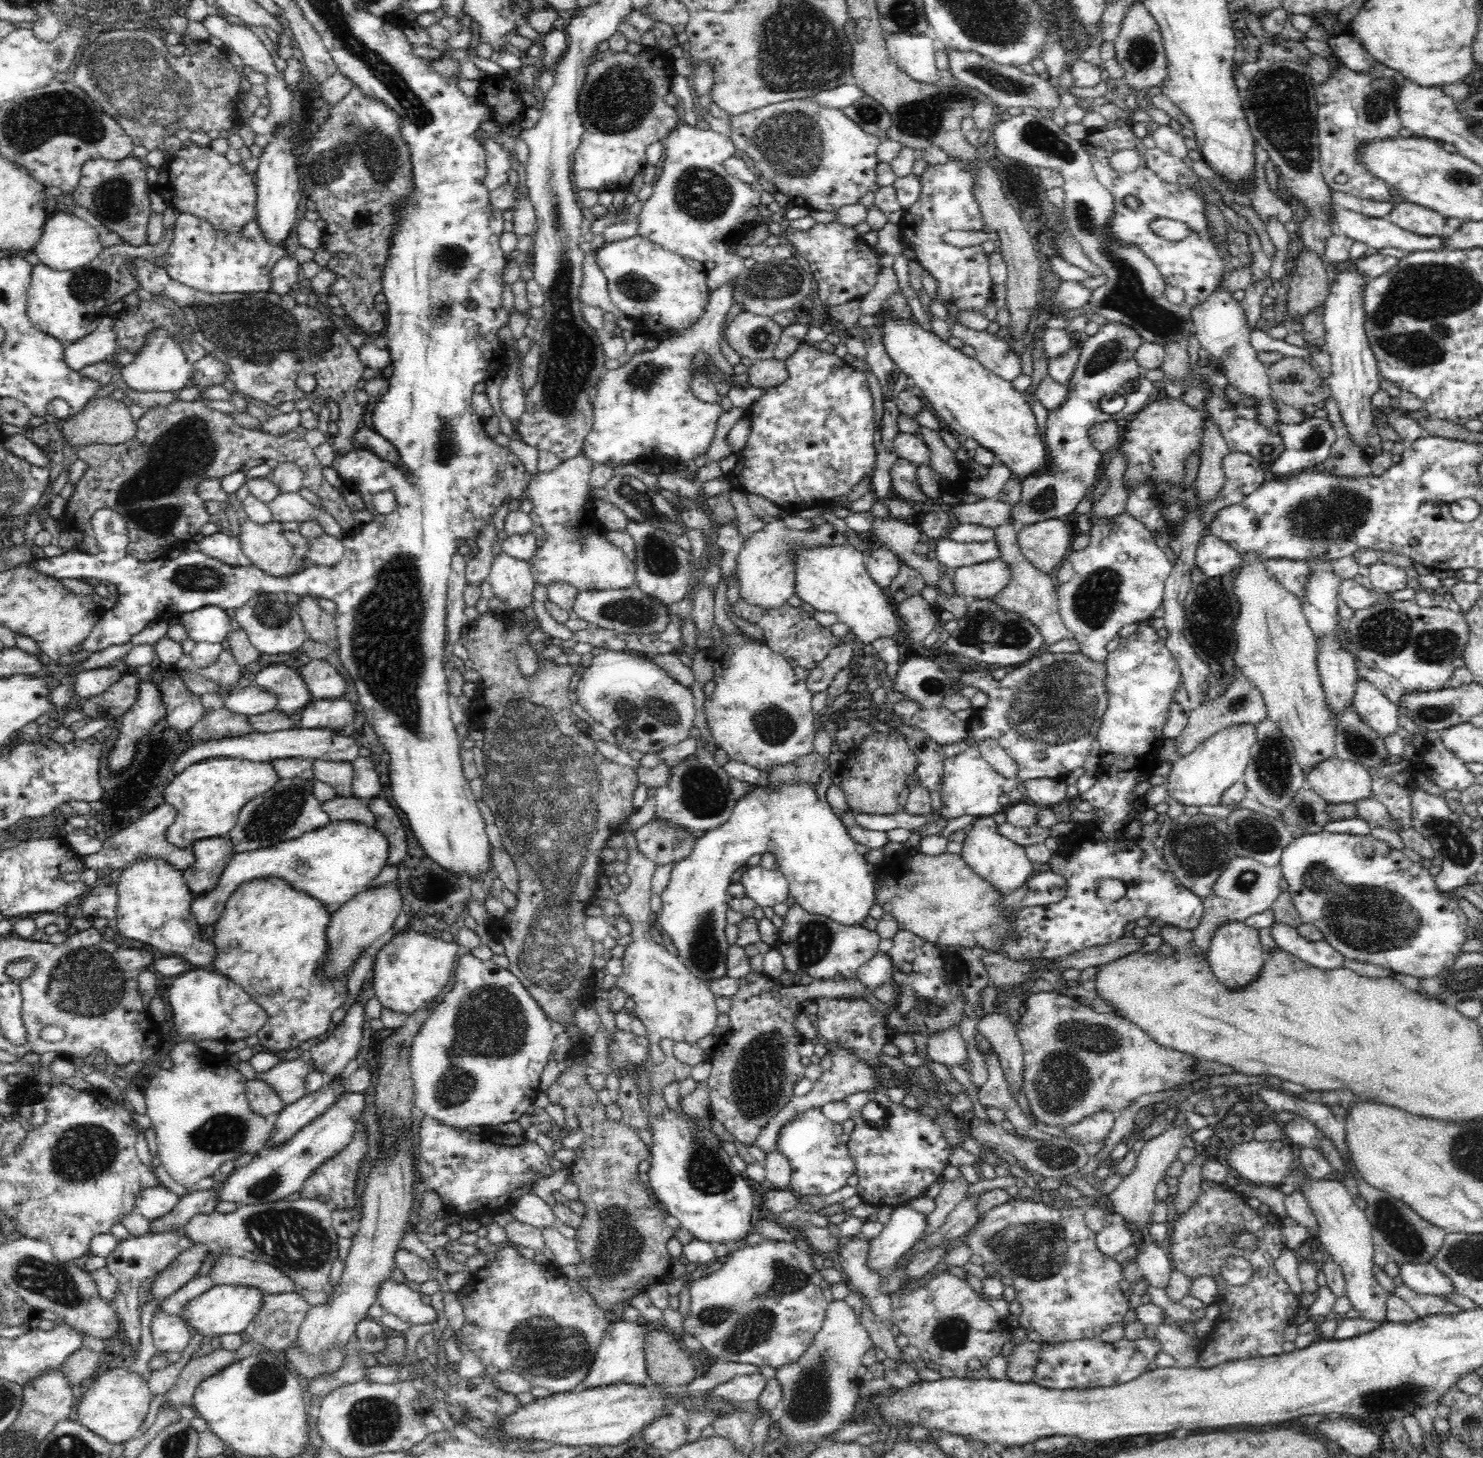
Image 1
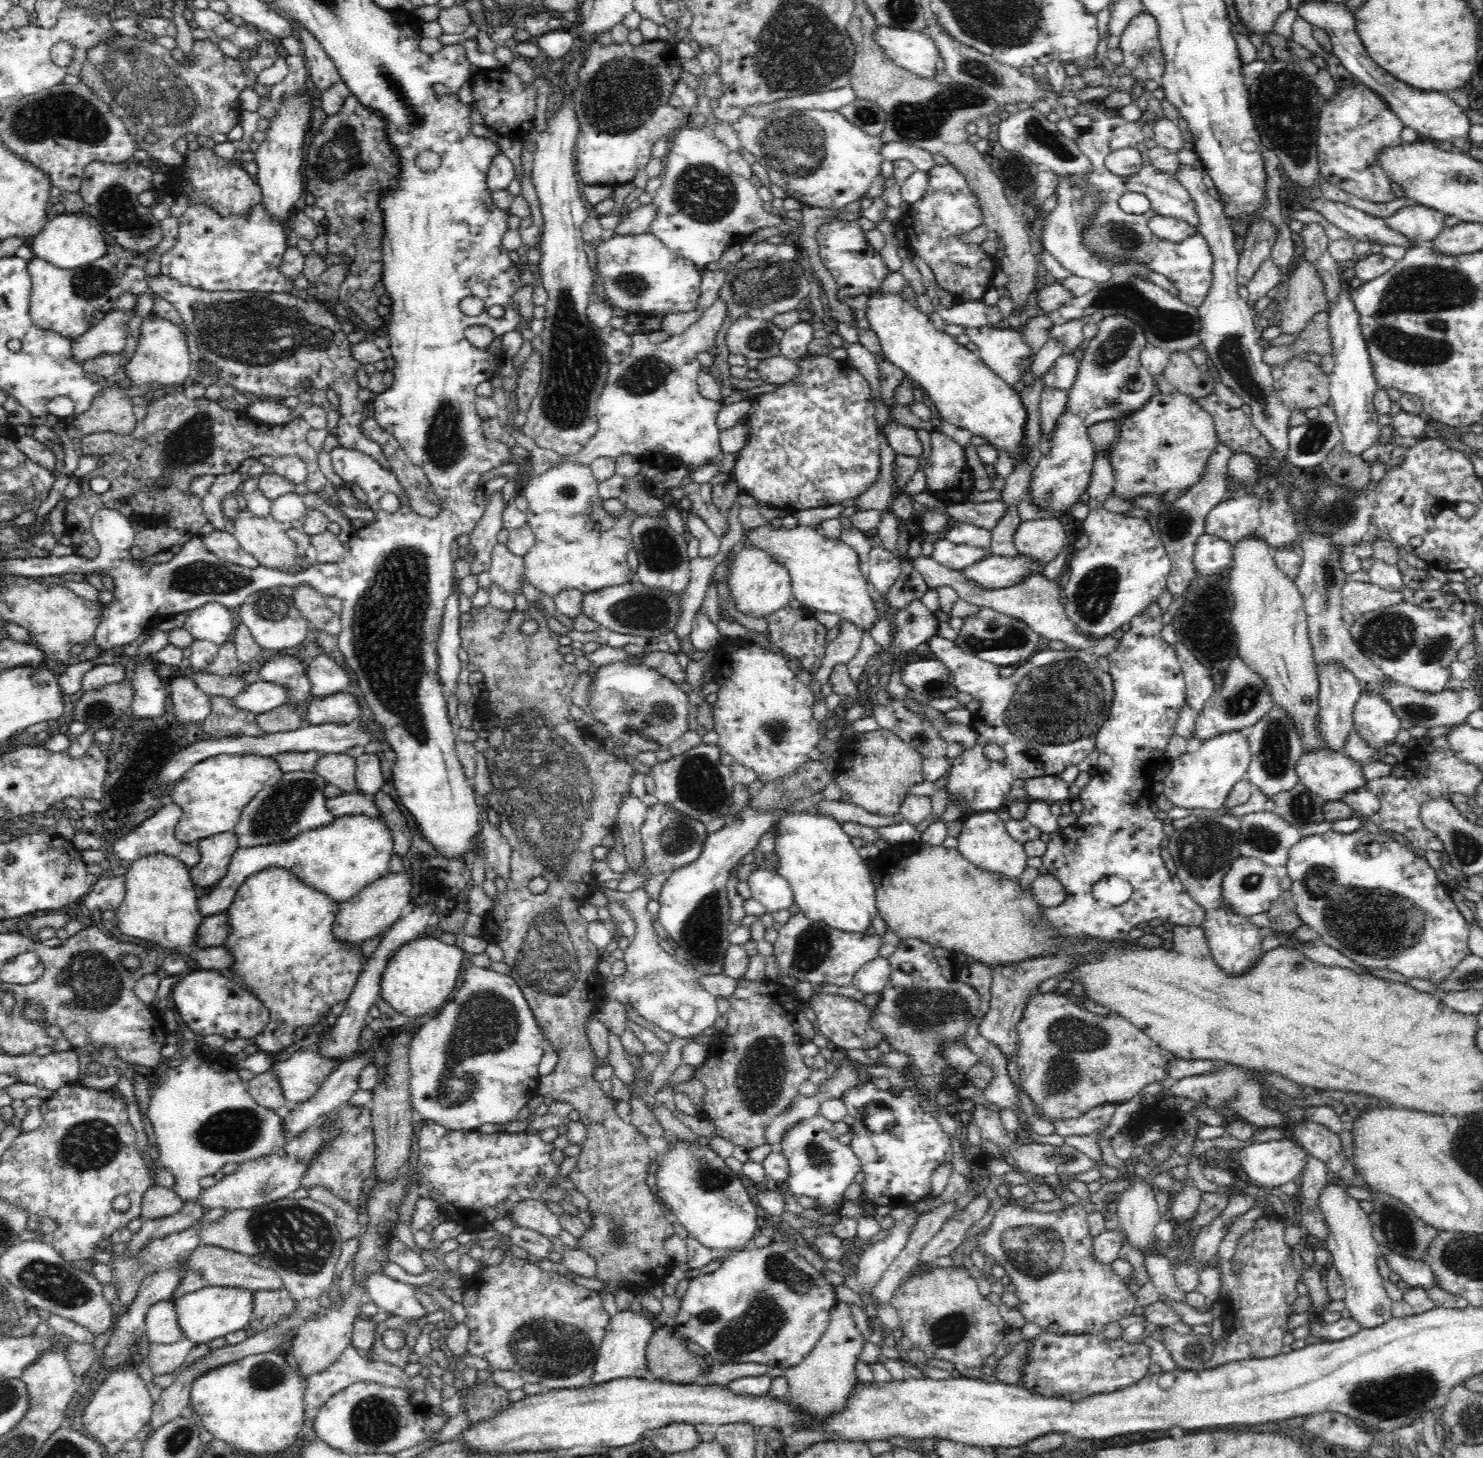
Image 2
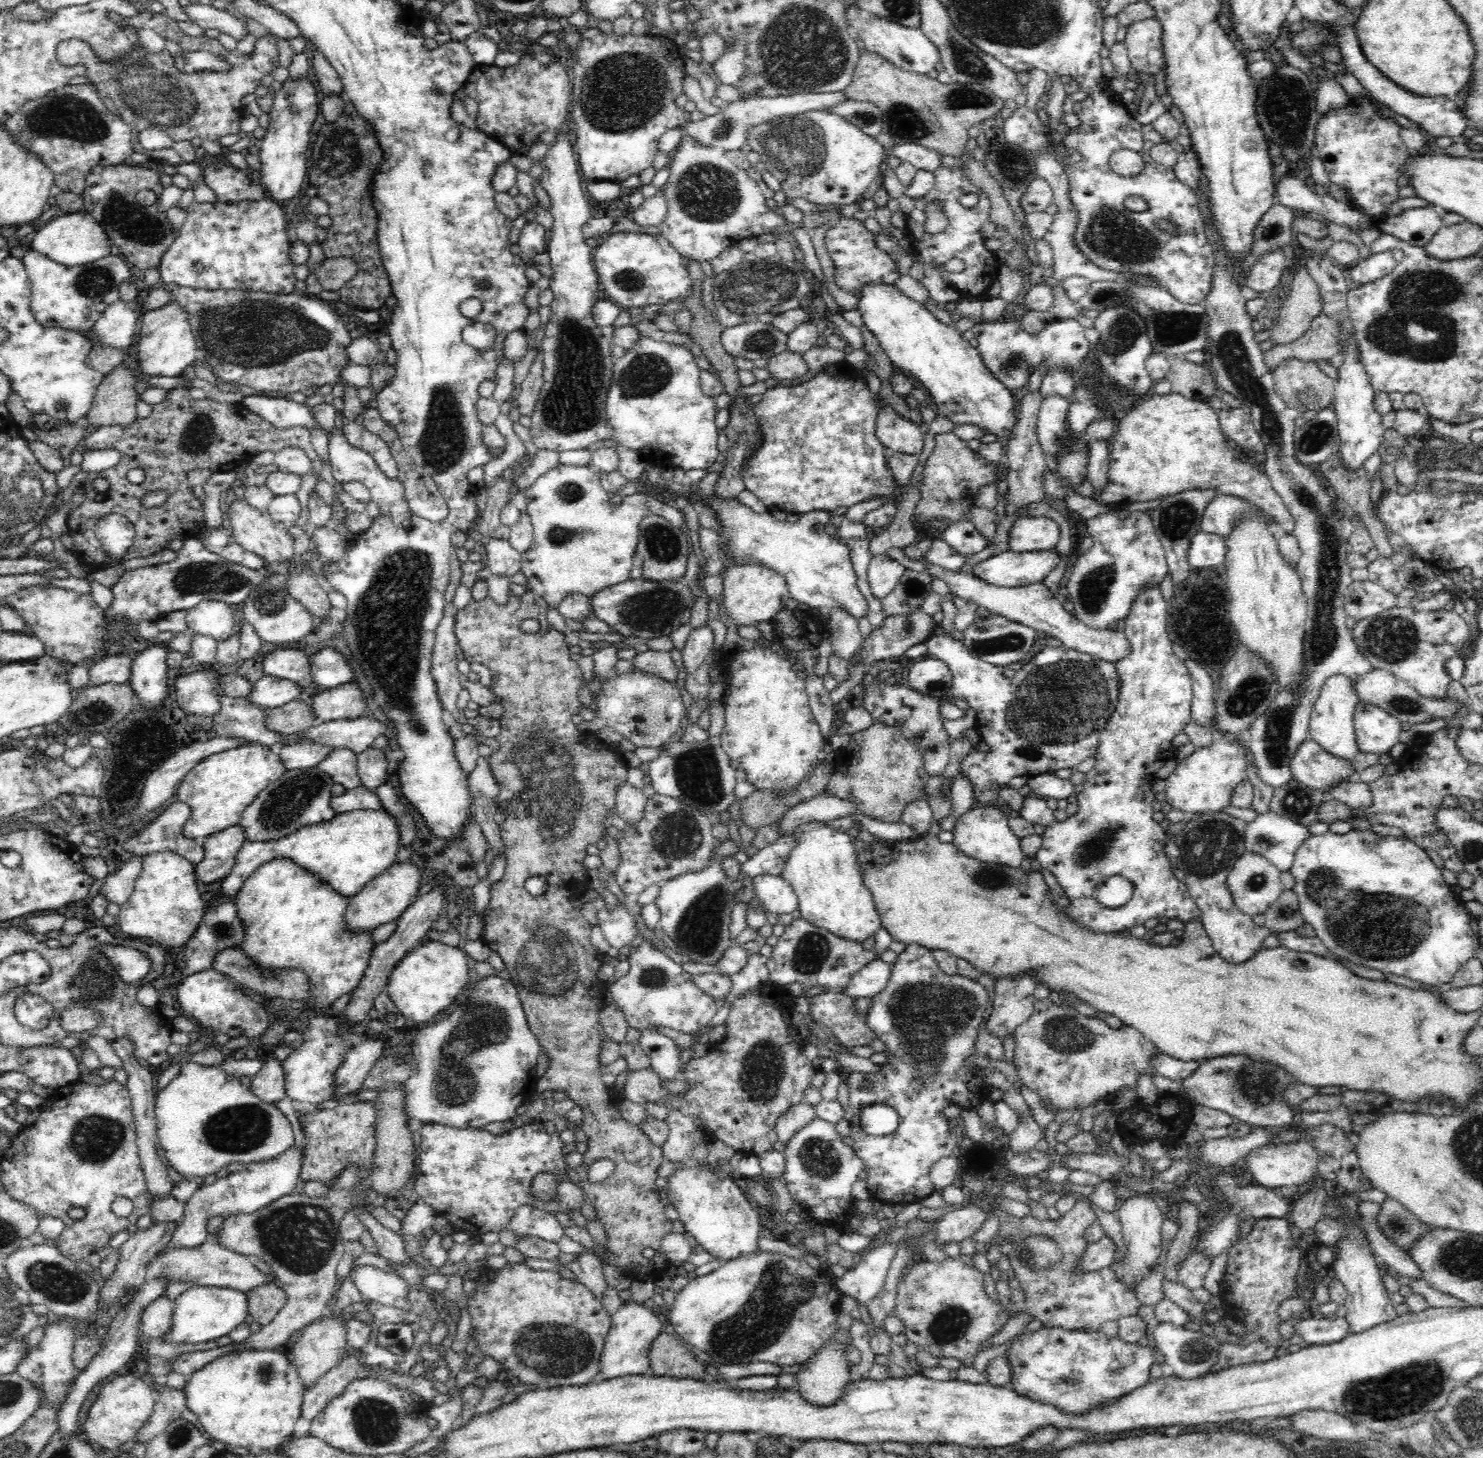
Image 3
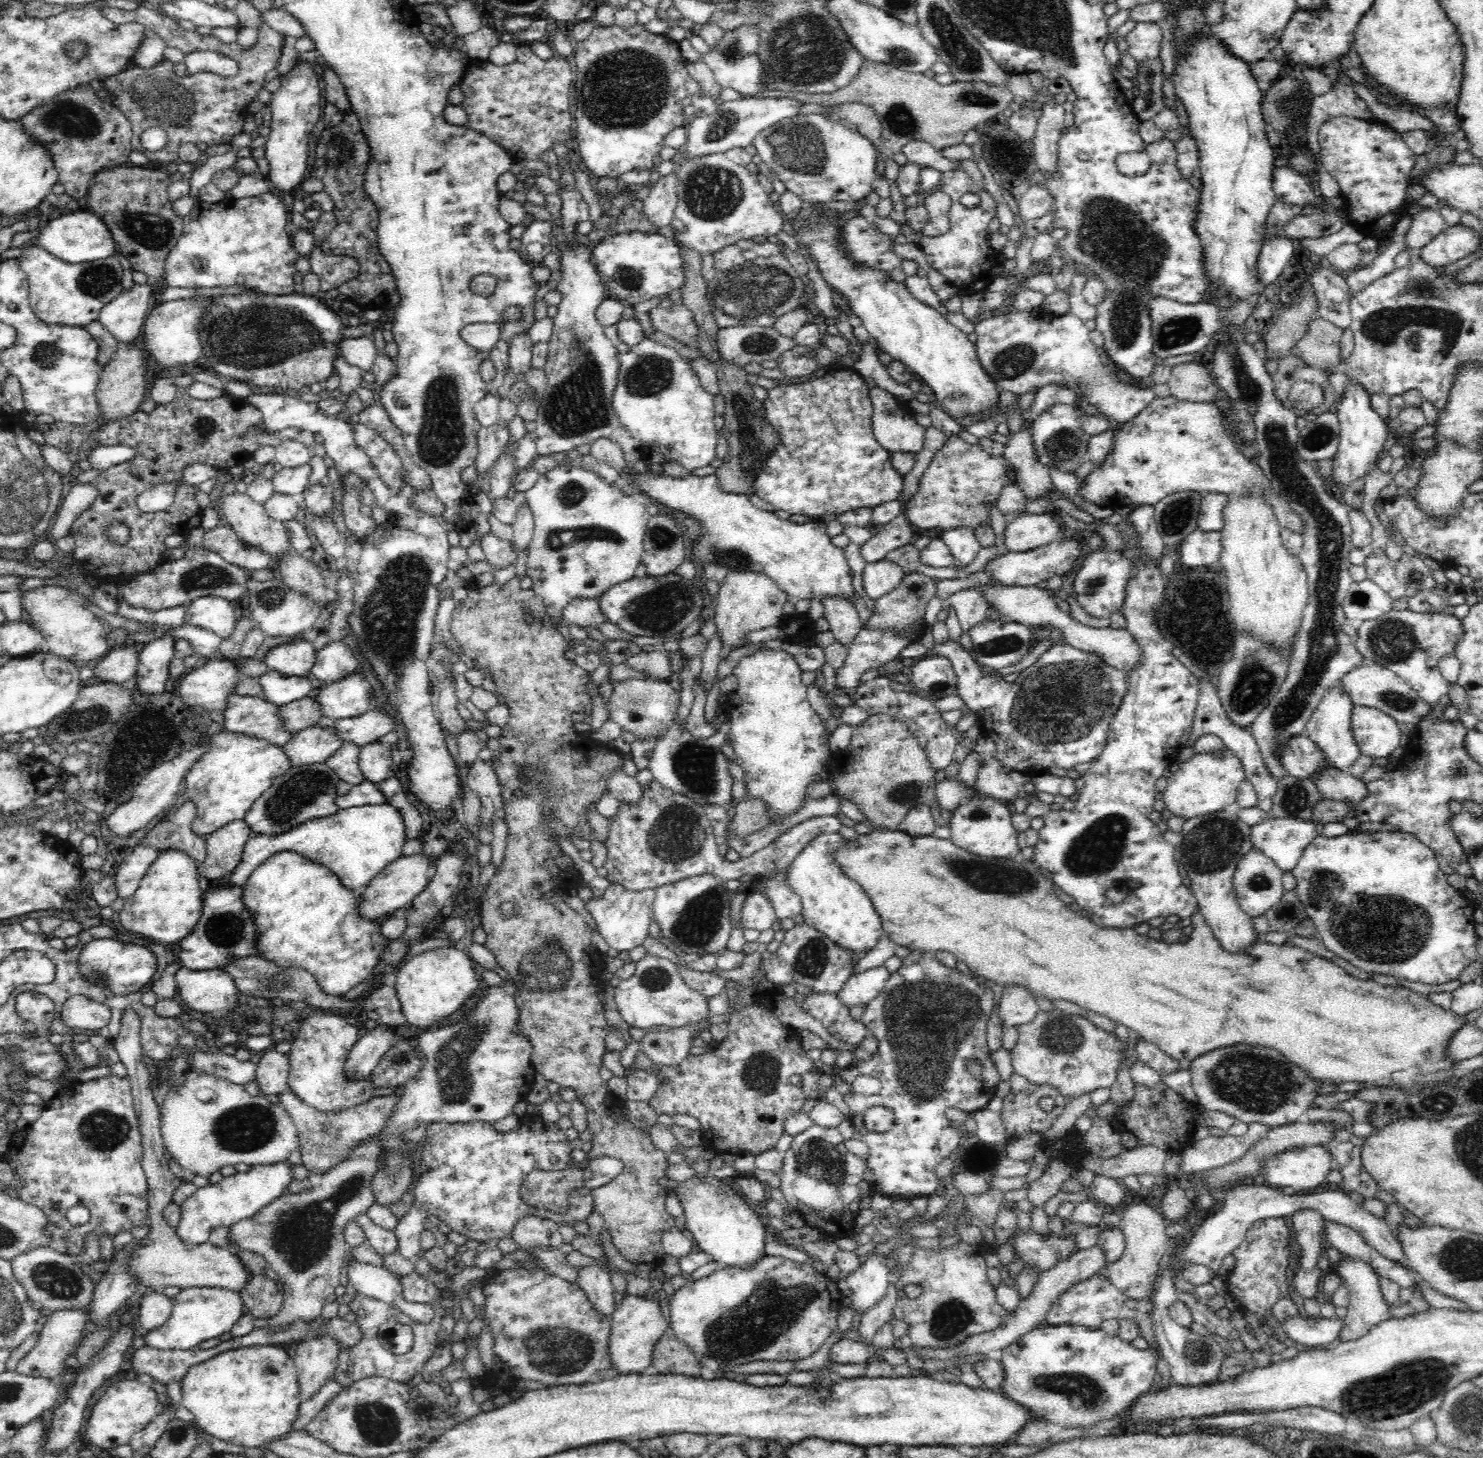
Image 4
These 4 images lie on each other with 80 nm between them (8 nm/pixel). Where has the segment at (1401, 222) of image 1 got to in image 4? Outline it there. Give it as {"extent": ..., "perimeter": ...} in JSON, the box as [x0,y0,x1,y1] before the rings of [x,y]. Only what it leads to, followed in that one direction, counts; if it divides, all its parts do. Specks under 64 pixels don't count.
{"extent":[1404,207,1448,250],"perimeter":[[[1437,207],[1422,209],[1412,214],[1412,224],[1408,226],[1404,242],[1410,248],[1419,250],[1448,227],[1445,218],[1437,211]]]}

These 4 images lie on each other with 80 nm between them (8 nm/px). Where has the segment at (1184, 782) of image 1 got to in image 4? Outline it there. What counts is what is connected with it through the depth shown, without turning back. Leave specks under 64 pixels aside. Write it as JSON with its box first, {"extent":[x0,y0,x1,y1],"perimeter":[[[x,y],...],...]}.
{"extent":[1163,747,1244,821],"perimeter":[[[1230,747],[1194,753],[1187,761],[1179,763],[1178,770],[1167,778],[1167,786],[1163,790],[1165,808],[1185,821],[1202,814],[1223,811],[1236,800],[1238,786],[1244,779],[1242,763]]]}

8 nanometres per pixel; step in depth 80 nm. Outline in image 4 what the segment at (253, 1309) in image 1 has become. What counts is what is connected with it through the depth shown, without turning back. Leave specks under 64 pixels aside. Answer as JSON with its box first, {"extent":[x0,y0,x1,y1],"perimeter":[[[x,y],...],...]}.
{"extent":[146,1287,245,1350],"perimeter":[[[192,1287],[181,1289],[172,1298],[173,1310],[165,1324],[148,1332],[146,1345],[157,1350],[191,1350],[200,1343],[231,1332],[245,1313],[245,1305],[238,1291],[223,1288]]]}

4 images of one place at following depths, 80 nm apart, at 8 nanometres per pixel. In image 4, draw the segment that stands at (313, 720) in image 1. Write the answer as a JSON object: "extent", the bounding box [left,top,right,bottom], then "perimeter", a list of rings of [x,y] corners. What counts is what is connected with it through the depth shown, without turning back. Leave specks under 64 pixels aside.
{"extent":[316,674,371,720],"perimeter":[[[349,674],[344,680],[321,688],[316,701],[322,714],[334,720],[354,718],[370,710],[371,687],[364,674]]]}

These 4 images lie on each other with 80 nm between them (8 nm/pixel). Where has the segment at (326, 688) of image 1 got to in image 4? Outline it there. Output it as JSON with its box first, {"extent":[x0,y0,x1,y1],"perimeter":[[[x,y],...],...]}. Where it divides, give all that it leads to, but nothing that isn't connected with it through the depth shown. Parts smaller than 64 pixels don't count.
{"extent":[310,640,358,685],"perimeter":[[[334,640],[317,651],[310,674],[330,685],[331,682],[342,681],[349,674],[354,674],[356,668],[358,660],[352,648],[344,640]]]}

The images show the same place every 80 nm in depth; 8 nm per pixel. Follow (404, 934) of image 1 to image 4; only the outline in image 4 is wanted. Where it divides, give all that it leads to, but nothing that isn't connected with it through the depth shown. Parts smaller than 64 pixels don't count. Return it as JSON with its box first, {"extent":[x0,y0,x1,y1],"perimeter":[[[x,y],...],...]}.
{"extent":[392,946,480,1029],"perimeter":[[[455,946],[423,951],[404,963],[392,981],[407,1022],[414,1026],[425,1029],[434,1026],[440,1022],[440,1018],[450,1017],[456,1010],[460,1010],[460,1006],[469,1003],[472,994],[480,990],[474,961],[466,950]]]}

